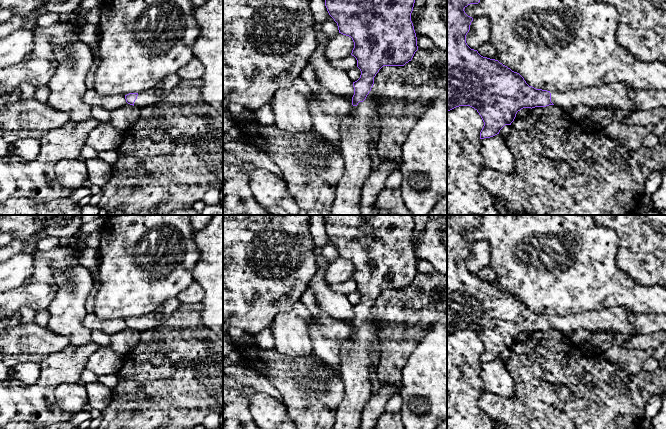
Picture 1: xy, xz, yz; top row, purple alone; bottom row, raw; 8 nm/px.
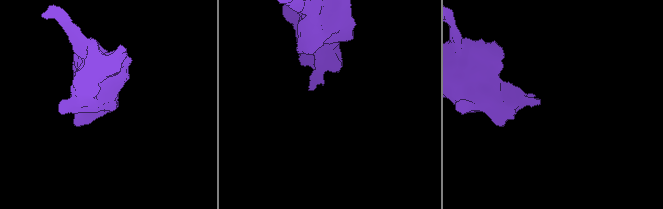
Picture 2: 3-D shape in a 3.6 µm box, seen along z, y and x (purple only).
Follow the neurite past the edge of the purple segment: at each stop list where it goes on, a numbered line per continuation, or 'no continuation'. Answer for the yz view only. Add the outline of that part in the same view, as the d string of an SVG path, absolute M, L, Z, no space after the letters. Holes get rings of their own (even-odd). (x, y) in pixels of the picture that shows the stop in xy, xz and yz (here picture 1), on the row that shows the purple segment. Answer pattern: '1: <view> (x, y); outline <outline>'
1: yz (611, 96); outline M620 82L565 92L550 91L551 102L563 110L569 110L583 104L589 107L600 106L610 111L624 109L633 112L639 108L628 96L628 91L631 88L629 84Z

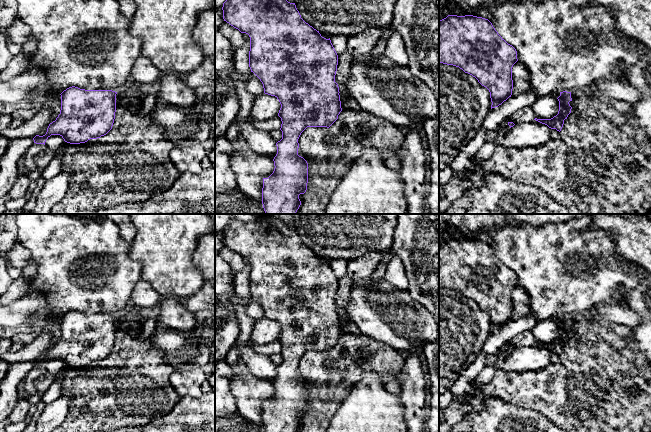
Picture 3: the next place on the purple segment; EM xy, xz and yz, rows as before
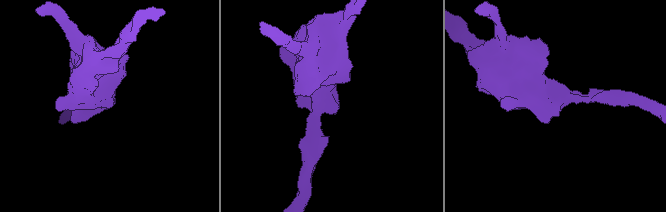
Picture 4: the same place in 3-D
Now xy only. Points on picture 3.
no continuation

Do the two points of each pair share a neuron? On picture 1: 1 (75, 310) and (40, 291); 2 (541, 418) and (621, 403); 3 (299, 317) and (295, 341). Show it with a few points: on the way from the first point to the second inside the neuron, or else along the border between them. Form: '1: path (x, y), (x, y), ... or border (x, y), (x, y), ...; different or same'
1: border (53, 274), (58, 290), (47, 308); different
2: path (561, 418), (572, 418), (583, 411), (601, 406); same
3: path (295, 323), (295, 335); same

